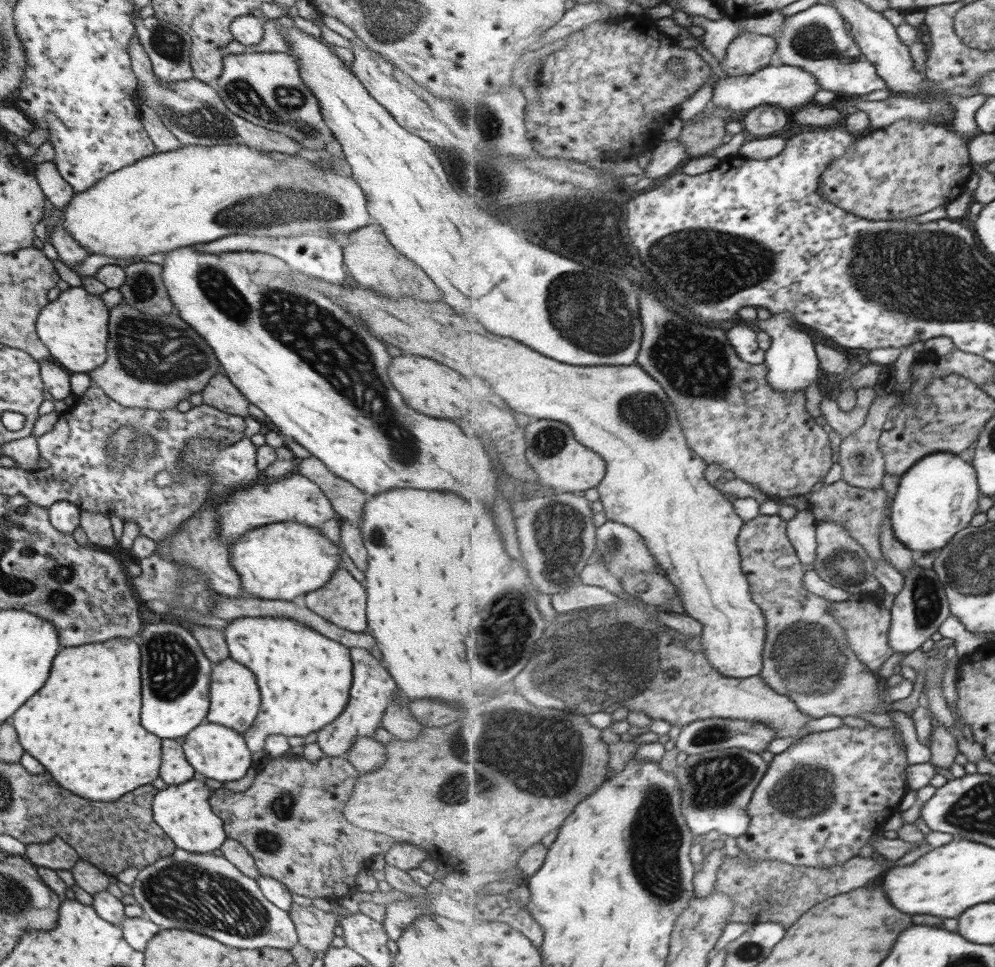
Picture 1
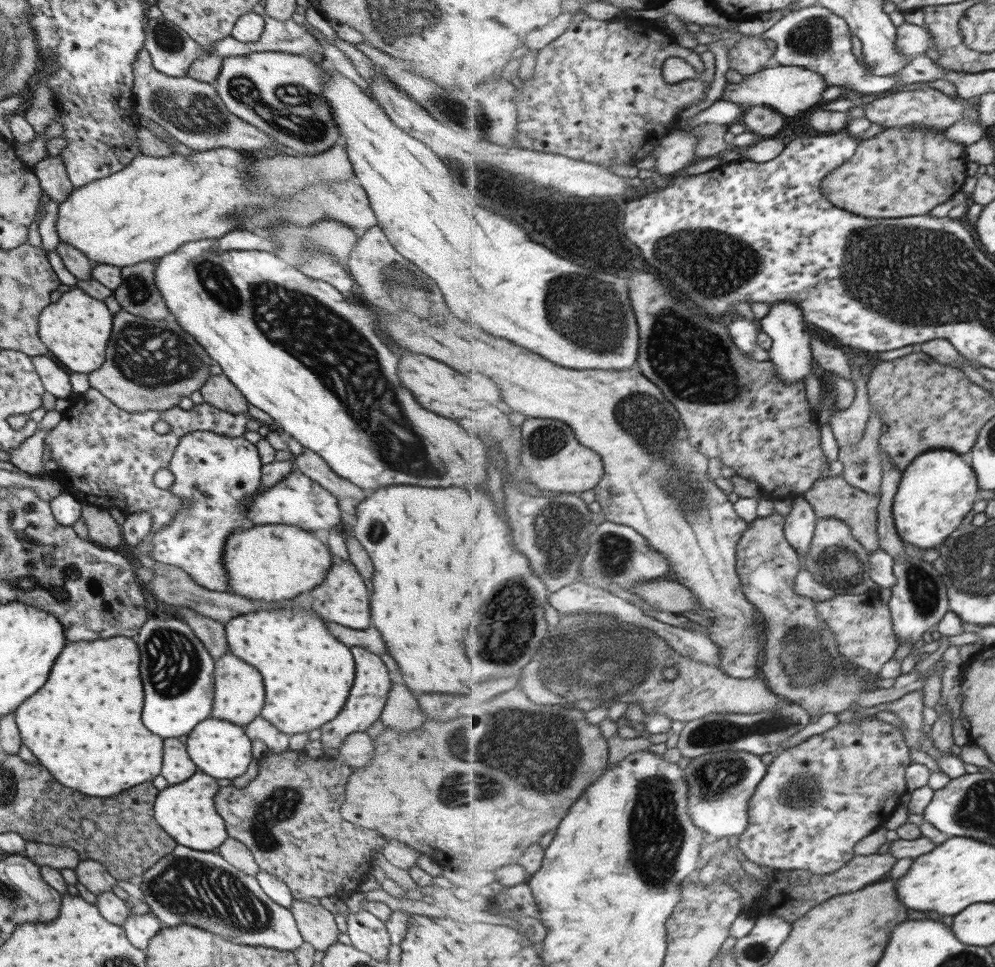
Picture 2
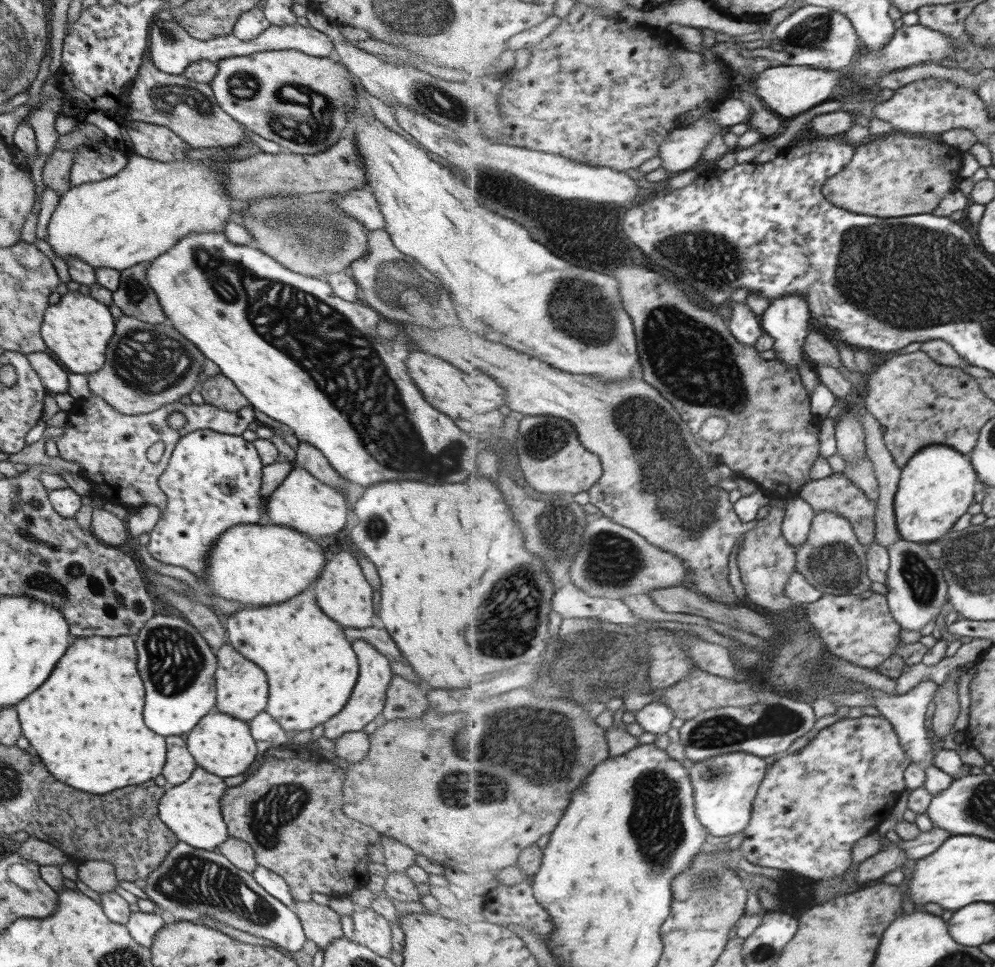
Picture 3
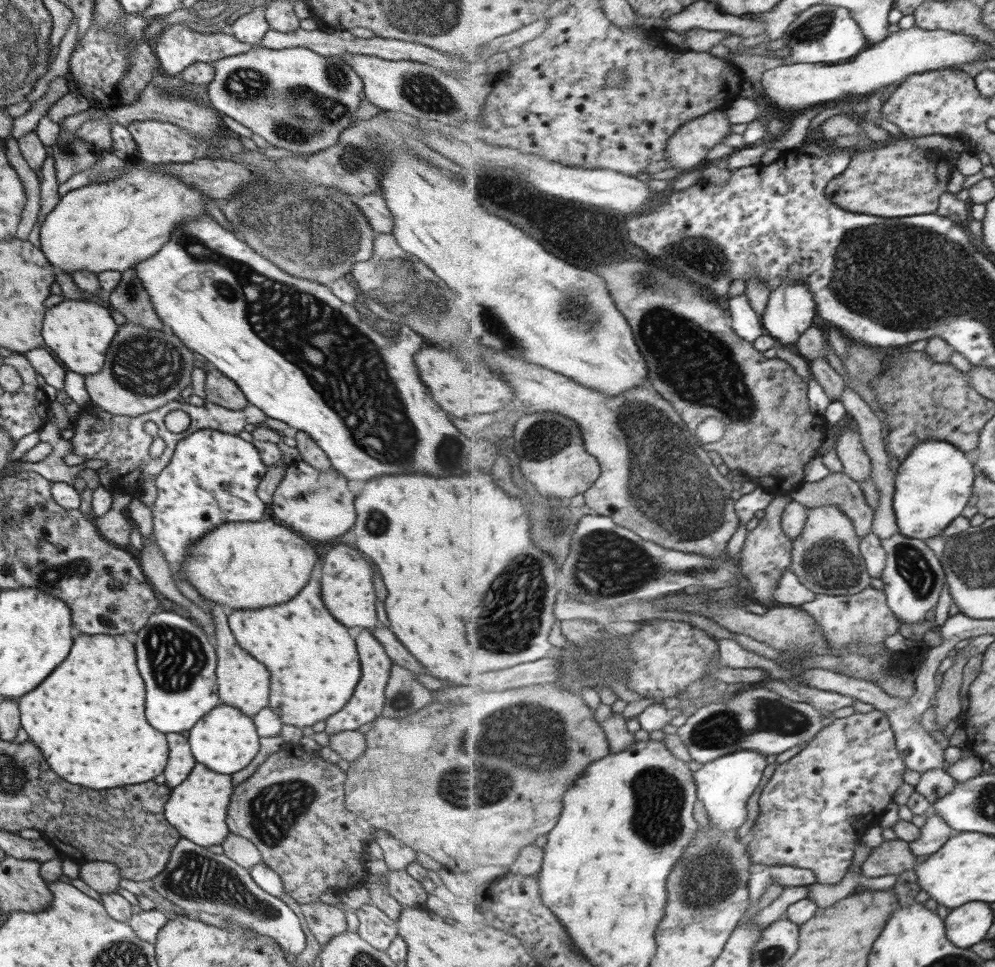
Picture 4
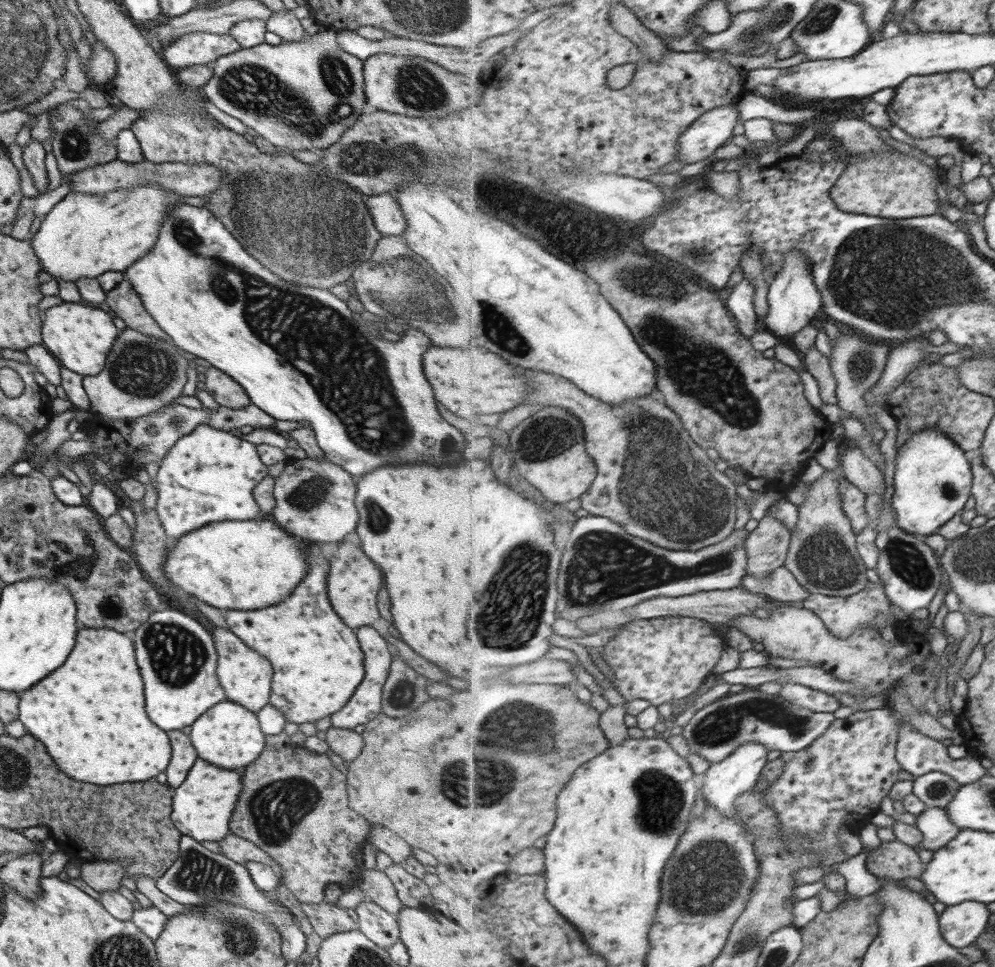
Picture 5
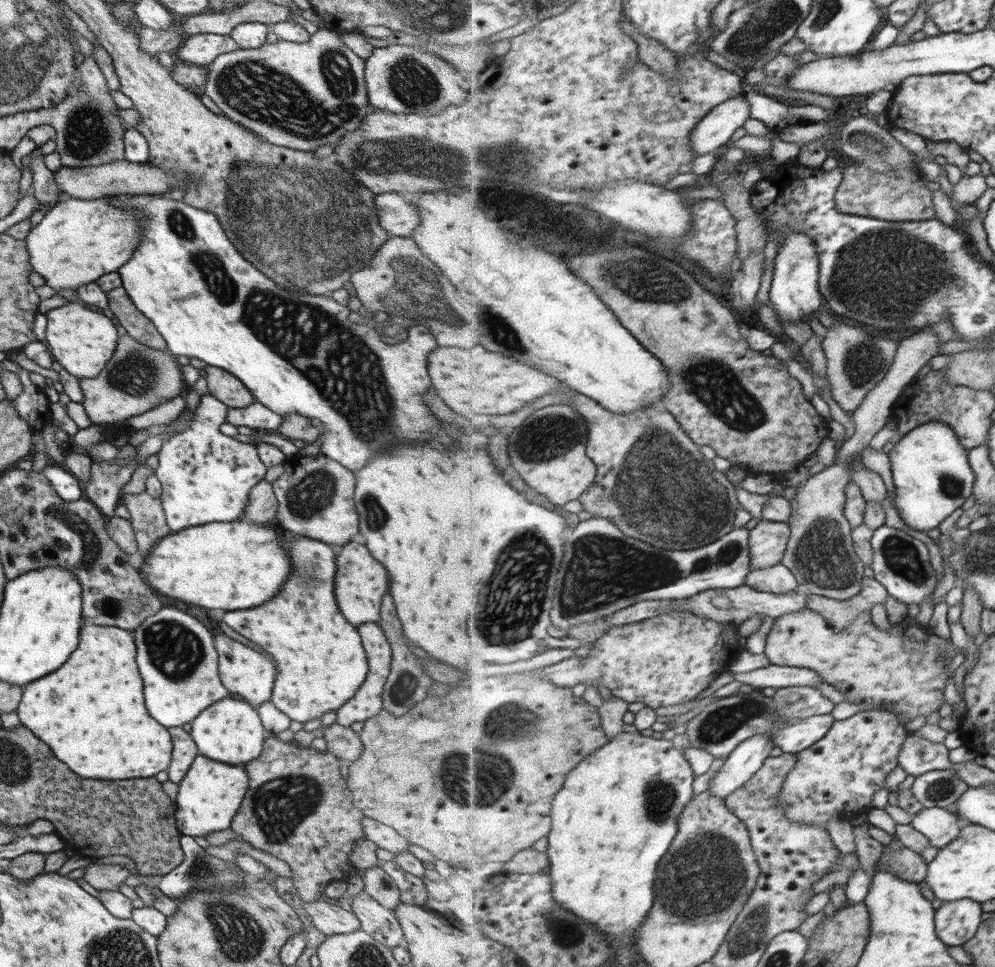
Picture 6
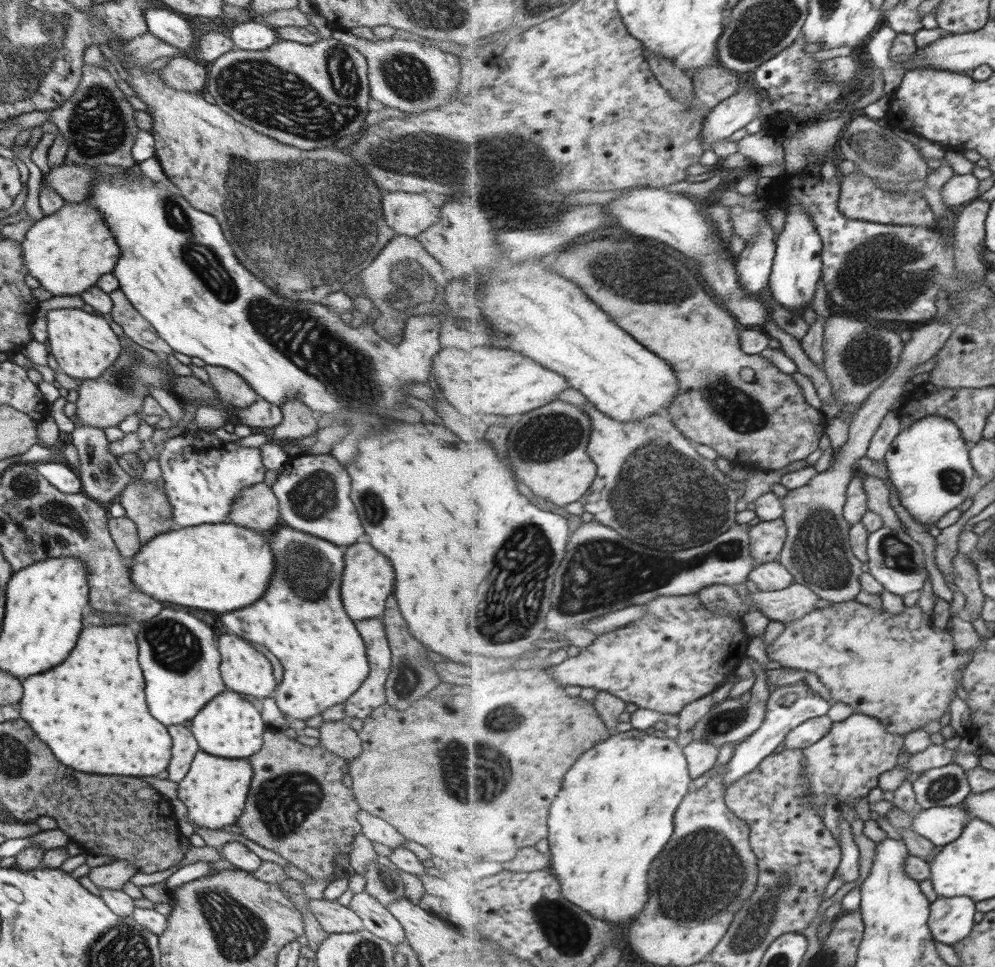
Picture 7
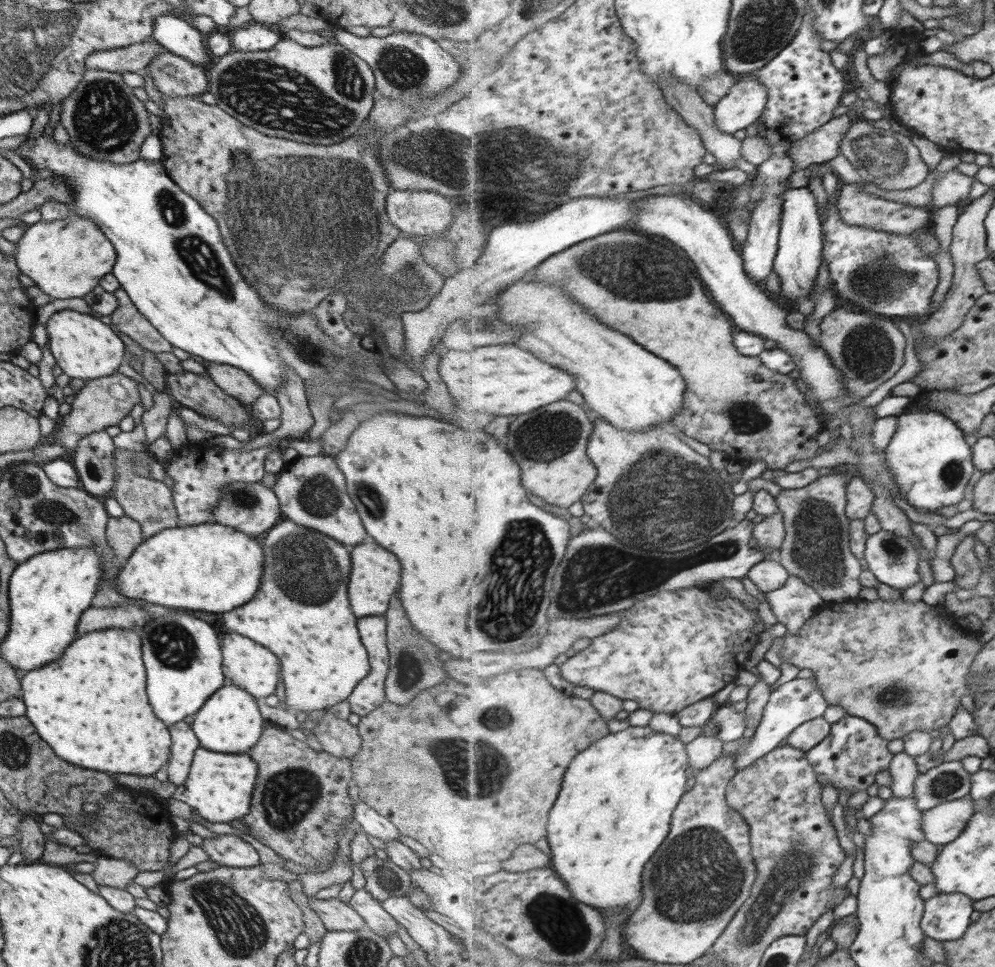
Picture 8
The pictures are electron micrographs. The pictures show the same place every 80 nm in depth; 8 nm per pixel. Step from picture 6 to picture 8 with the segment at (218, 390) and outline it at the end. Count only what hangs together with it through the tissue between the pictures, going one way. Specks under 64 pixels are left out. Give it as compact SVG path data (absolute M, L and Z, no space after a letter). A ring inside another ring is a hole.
M211 364L206 372L226 393L250 406L265 390L245 370L230 365Z

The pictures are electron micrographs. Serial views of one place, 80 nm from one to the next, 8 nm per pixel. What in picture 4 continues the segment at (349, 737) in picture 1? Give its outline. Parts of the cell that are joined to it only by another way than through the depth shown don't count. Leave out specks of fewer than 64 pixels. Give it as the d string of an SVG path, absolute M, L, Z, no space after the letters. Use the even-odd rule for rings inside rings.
M363 629L358 638L356 638L356 650L362 675L348 703L337 714L327 718L325 731L329 735L347 730L357 731L362 724L368 724L376 717L383 715L386 702L385 686L390 679L392 666L390 657L386 655L384 648L380 646L380 642L377 642L376 638L372 636L371 629Z

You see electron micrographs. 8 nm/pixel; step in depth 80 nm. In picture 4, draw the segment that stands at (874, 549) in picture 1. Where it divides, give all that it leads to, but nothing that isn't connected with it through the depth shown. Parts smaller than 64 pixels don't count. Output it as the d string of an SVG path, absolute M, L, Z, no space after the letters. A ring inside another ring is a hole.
M846 472L832 473L816 482L805 482L793 498L810 509L822 505L842 507L852 517L862 538L872 533L875 527L876 509L869 503L861 483Z

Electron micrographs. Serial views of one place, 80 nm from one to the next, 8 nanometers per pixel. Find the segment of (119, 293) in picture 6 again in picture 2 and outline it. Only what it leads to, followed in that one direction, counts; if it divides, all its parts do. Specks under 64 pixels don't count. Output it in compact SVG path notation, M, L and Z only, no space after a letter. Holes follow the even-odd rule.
M139 262L121 269L122 284L113 292L126 312L151 321L168 319L171 314L154 282L154 262Z

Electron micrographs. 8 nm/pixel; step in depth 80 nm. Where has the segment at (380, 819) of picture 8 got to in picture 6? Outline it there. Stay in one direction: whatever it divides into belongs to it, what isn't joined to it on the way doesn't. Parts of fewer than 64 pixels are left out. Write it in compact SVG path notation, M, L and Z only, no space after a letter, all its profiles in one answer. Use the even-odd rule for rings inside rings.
M364 816L362 826L365 834L364 838L375 842L378 847L389 850L396 855L408 851L407 848L410 843L407 839L386 823L380 822L378 819Z

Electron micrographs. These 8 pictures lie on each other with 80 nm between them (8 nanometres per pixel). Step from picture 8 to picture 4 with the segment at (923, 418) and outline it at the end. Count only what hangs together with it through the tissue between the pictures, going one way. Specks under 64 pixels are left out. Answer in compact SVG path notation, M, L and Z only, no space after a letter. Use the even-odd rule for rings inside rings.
M942 440L922 442L901 463L897 474L895 509L900 532L912 538L928 540L942 535L944 530L964 514L975 494L978 468L970 462L959 446Z

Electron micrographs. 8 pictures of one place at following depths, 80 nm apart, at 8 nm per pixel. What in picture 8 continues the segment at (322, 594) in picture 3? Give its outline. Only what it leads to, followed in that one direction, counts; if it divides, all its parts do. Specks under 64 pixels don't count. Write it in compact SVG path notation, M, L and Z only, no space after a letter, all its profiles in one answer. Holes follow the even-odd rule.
M366 540L366 543L355 545L351 554L352 580L348 586L348 596L352 612L356 616L383 615L388 610L390 598L400 588L400 562L394 554L380 548L378 544Z

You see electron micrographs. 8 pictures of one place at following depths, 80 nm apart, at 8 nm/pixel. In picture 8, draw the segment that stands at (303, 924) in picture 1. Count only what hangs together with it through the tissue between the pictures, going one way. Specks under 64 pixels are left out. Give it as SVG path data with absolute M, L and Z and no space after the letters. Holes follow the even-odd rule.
M338 897L320 900L312 898L310 906L328 931L357 931L366 927L365 920Z

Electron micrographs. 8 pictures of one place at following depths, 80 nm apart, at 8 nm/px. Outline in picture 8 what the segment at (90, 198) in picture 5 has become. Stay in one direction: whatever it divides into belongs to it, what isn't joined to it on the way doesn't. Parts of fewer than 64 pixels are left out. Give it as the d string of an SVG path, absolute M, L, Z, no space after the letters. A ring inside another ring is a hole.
M72 203L68 207L68 217L60 221L40 221L30 225L16 243L14 257L19 272L32 278L35 286L52 300L79 298L80 301L99 286L105 274L111 272L116 251L94 221L76 214Z

